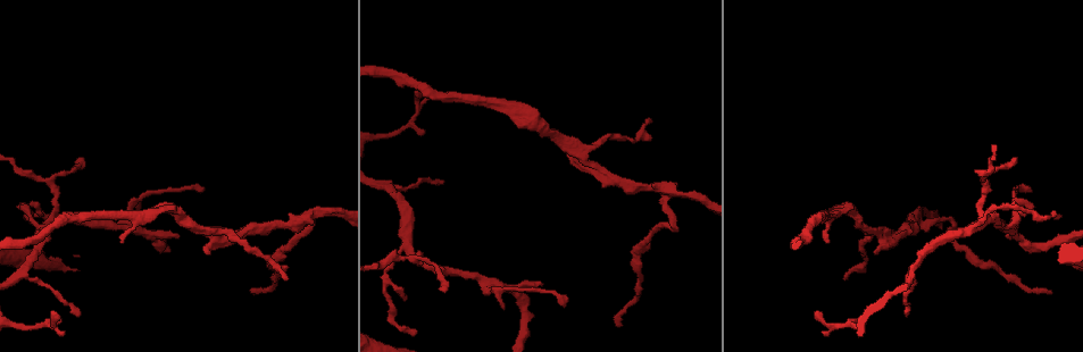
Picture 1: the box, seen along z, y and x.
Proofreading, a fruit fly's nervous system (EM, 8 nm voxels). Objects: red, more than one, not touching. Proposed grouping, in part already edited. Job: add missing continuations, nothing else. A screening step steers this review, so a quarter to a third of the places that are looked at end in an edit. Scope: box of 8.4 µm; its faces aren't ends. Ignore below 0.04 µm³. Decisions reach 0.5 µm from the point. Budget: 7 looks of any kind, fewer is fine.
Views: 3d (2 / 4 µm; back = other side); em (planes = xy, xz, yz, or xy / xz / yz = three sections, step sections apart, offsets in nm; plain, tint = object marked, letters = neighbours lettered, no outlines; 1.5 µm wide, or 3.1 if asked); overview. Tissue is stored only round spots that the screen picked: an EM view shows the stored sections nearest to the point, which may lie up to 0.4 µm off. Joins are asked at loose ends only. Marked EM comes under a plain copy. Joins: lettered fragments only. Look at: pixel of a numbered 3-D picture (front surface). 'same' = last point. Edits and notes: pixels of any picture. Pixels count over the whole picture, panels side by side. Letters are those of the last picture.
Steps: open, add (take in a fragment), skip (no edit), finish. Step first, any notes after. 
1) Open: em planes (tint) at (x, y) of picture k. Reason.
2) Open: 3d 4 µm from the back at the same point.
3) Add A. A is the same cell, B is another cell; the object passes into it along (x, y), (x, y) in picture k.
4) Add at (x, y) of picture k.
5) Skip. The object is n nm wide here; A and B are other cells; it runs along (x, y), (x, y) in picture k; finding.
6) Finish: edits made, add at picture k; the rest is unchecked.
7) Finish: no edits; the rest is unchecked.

Open: em xy step 8 (letters) at (647, 120) of picture 1. Tapers out.

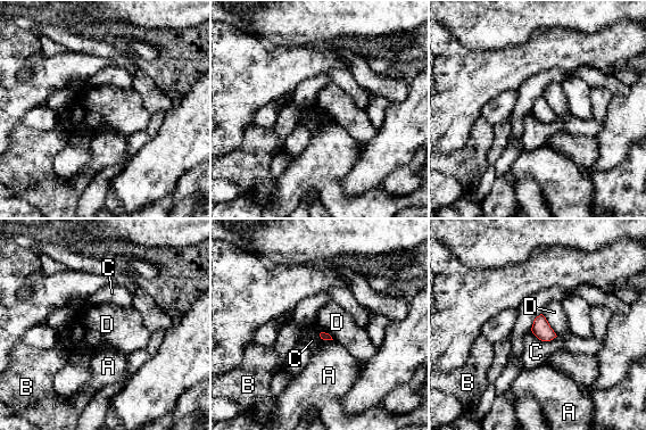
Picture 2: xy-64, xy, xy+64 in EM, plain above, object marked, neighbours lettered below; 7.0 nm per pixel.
Skip. A, B, C and D are other cells; none of them fits.

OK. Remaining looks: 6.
Open: em planes (letters) at (53, 311) of picture 1. Branch stops here.

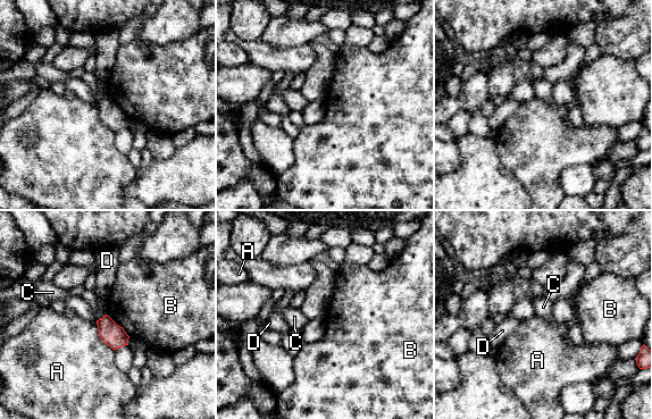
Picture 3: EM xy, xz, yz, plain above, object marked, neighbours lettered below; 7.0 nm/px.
Skip. The object is 160 nm wide here; A, B, C and D are other cells; a border runs along (107, 315), (128, 336) in picture 3; no lettered fragment goes on from it.

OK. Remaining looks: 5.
Open: em planes (letters) at (254, 291) of picture 1. End of a long branch.

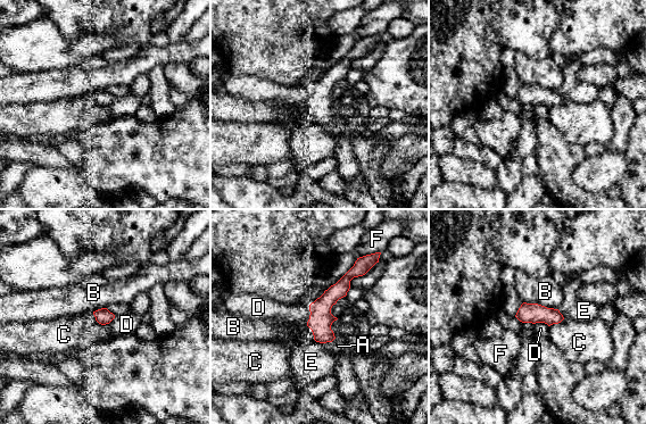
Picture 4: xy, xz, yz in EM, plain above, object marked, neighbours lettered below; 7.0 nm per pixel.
Add A. The object is 110 nm wide here; A is the same cell, B, C, D, E and F are other cells; the object passes into it along (320, 322), (330, 341), (338, 346) in picture 4; the neuron continues.

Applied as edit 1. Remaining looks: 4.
Finish: edits made, add at picture 4; the rest is unchecked.

